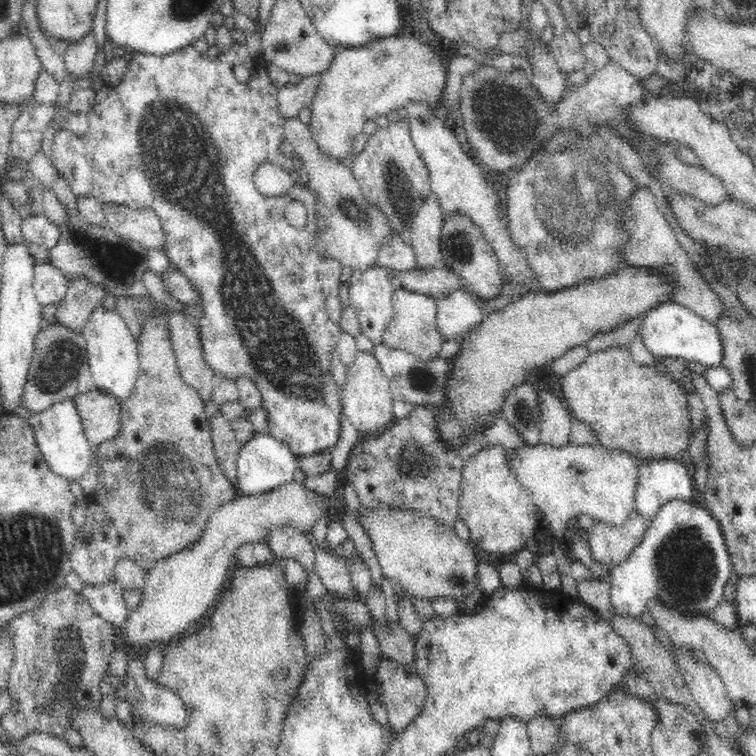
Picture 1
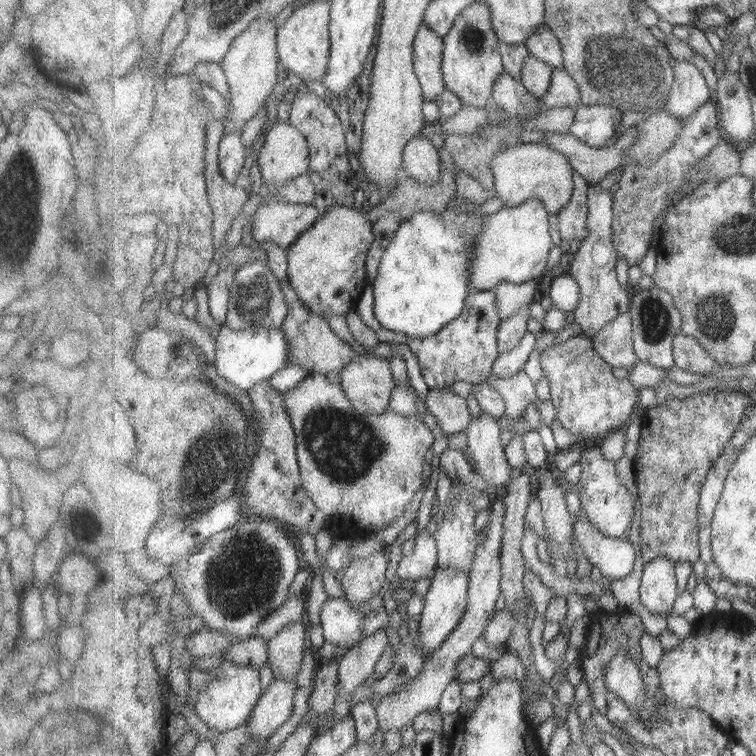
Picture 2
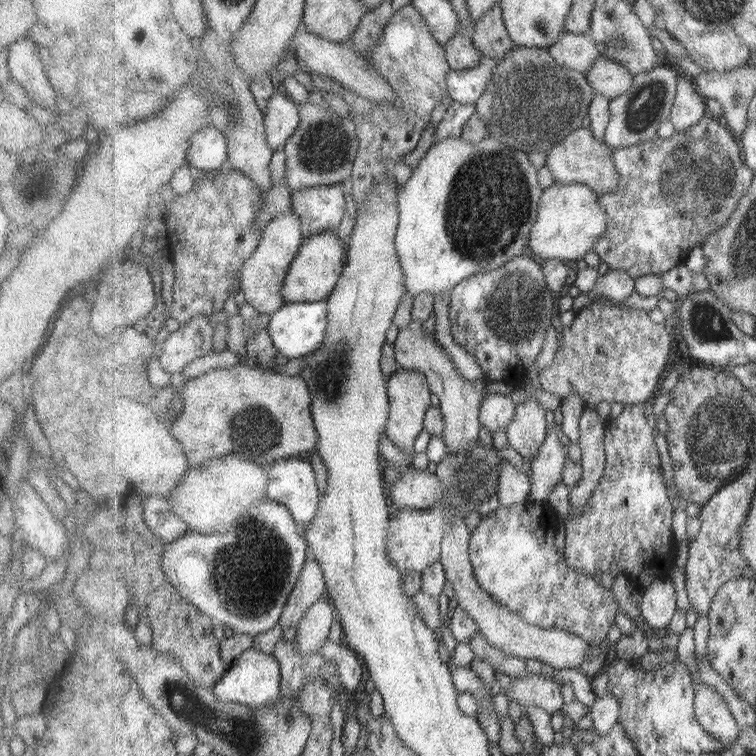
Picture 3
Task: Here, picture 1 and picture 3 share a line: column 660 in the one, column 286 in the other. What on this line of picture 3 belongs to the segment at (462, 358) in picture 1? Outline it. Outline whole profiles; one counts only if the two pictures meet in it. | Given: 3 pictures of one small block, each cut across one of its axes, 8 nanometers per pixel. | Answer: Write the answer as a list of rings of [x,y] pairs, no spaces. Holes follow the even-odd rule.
[[[325,231],[305,237],[284,281],[283,300],[289,304],[327,301],[342,279],[347,264],[347,251],[348,245],[337,236],[336,231]]]

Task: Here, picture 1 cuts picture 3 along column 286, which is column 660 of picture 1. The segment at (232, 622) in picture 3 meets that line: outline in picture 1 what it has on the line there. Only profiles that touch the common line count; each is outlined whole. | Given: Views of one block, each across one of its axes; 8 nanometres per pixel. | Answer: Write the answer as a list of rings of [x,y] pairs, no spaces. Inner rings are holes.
[[[672,499],[662,503],[645,528],[644,536],[625,562],[612,568],[610,576],[610,602],[618,613],[628,617],[639,617],[650,612],[650,604],[661,604],[675,609],[682,616],[706,616],[724,600],[724,588],[734,571],[726,539],[720,521],[712,515],[701,499],[692,501]]]

